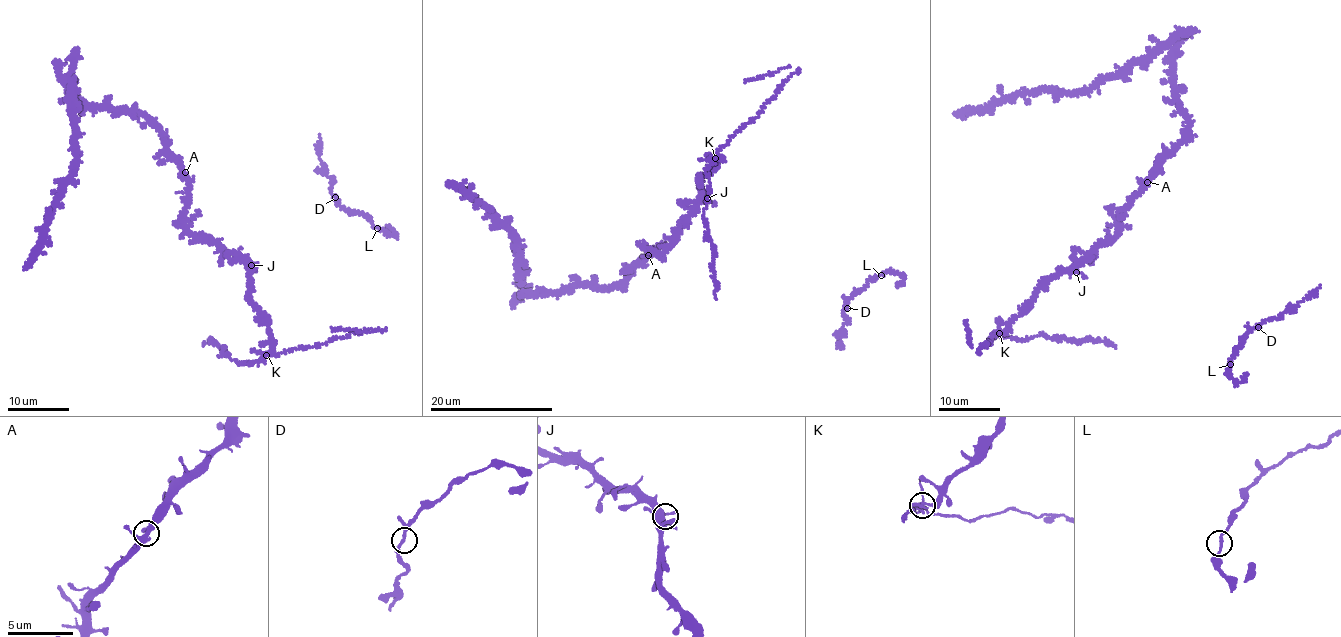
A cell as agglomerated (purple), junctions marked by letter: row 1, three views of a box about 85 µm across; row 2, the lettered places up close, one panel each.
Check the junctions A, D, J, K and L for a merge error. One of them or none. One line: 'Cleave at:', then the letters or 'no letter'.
Cleave at: K

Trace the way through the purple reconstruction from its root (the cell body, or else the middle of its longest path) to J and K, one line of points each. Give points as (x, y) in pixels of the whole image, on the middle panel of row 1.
J: (647, 257), (654, 252), (651, 251), (654, 255), (666, 249), (678, 224), (707, 198)
K: (647, 257), (666, 249), (678, 224), (698, 203), (699, 179), (722, 160), (715, 158)

